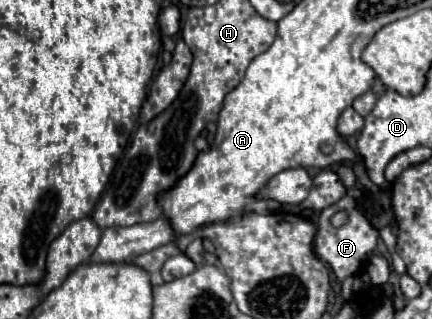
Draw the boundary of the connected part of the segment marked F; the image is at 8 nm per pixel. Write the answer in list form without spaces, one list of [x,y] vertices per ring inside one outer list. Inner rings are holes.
[[[343,196],[337,204],[325,208],[319,216],[319,230],[317,230],[317,236],[315,236],[315,252],[321,260],[329,262],[335,276],[339,280],[347,278],[347,276],[355,276],[363,270],[369,254],[373,252],[373,248],[377,246],[377,238],[379,238],[379,232],[365,220],[365,216],[357,210],[355,206],[355,200],[351,196]],[[335,212],[345,212],[347,214],[347,222],[341,226],[341,228],[333,228],[331,226],[331,216]]]

